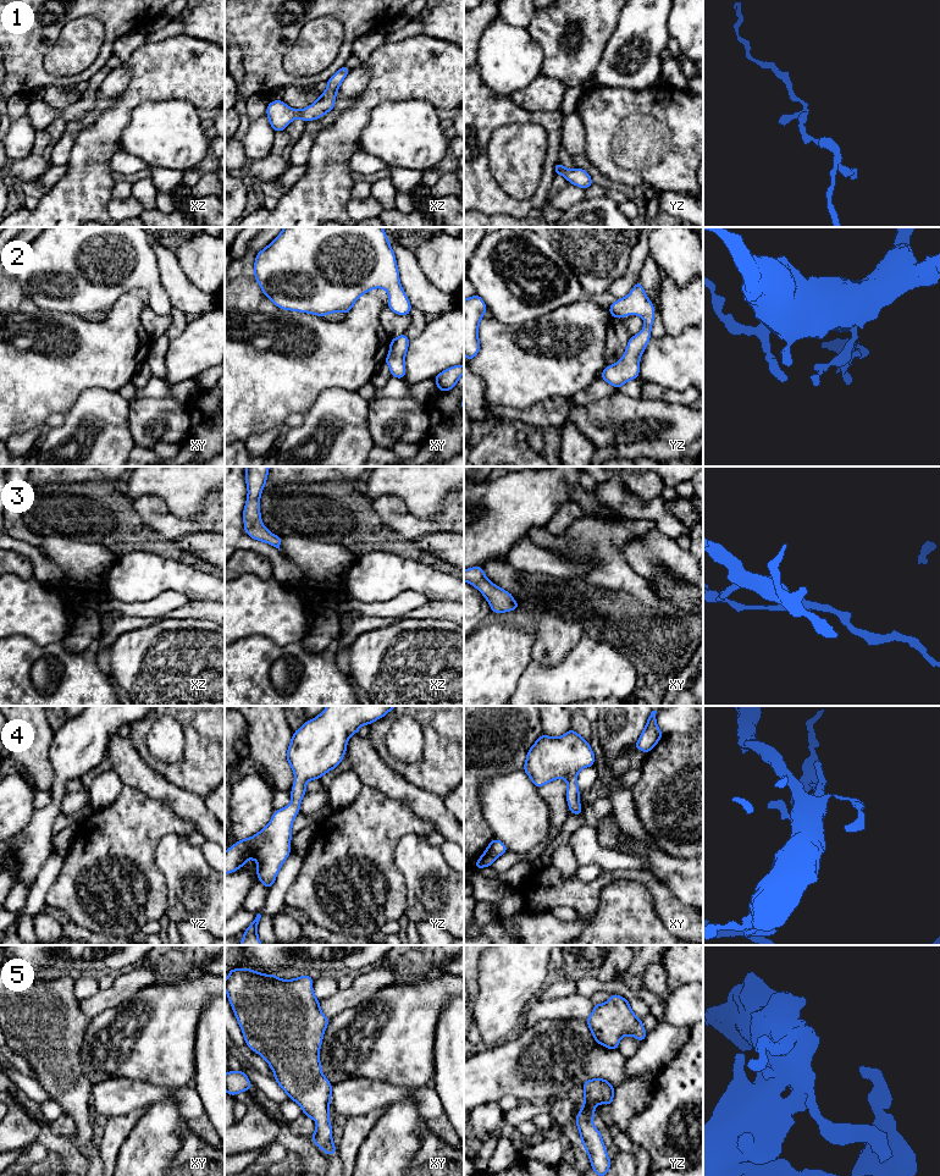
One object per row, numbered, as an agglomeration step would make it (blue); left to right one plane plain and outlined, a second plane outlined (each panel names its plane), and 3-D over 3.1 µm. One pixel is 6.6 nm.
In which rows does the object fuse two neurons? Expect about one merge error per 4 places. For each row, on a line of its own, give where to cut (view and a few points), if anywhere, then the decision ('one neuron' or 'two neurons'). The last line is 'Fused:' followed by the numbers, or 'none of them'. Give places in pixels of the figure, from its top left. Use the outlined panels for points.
1: cut none; one neuron
2: cut none; one neuron
3: cut none; one neuron
4: cut none; one neuron
5: cut none; one neuron
Fused: none of them

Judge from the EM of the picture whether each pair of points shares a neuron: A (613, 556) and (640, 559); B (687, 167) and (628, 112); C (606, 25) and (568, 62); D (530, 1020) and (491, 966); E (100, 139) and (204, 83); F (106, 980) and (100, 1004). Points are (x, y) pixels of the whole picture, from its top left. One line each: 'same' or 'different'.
A: different
B: same
C: same
D: different
E: same
F: different

